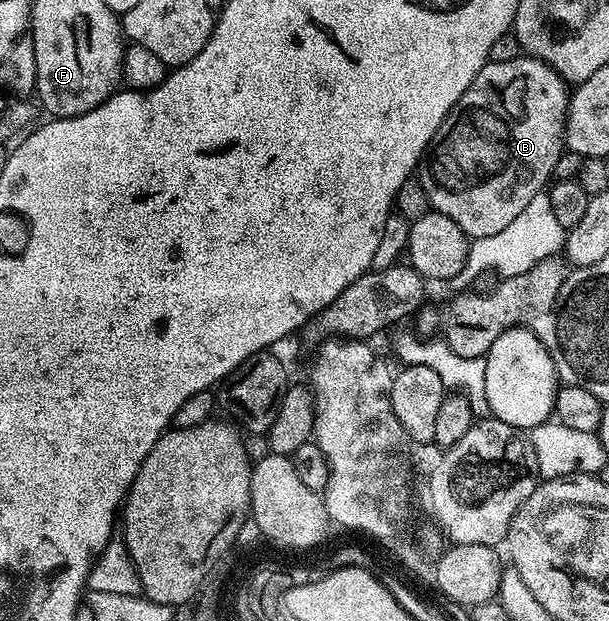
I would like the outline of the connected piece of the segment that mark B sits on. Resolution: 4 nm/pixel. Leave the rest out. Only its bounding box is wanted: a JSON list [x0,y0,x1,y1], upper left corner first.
[417,55,568,239]

